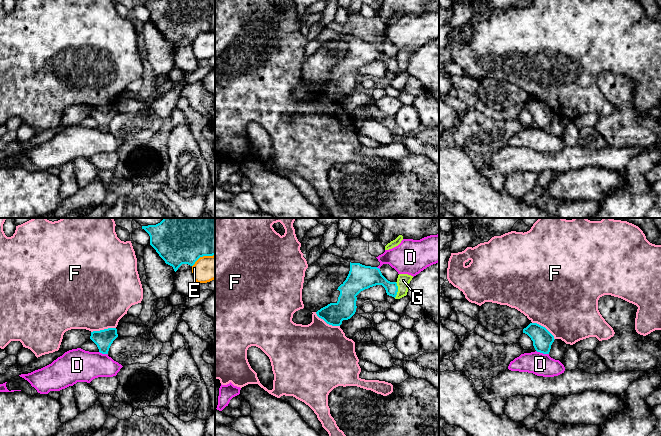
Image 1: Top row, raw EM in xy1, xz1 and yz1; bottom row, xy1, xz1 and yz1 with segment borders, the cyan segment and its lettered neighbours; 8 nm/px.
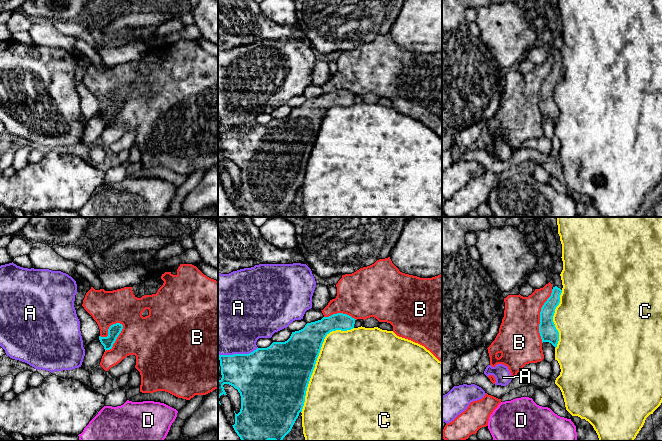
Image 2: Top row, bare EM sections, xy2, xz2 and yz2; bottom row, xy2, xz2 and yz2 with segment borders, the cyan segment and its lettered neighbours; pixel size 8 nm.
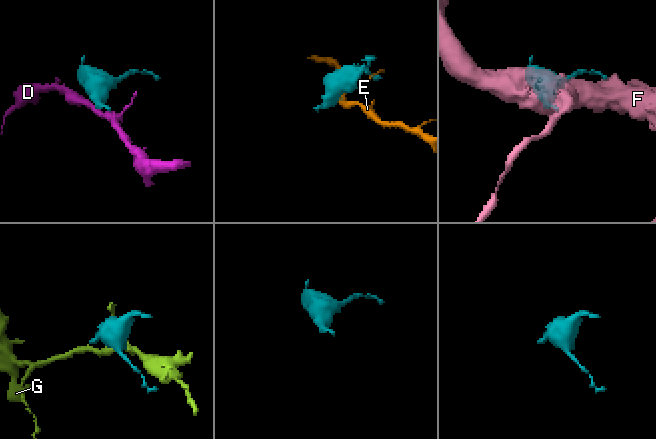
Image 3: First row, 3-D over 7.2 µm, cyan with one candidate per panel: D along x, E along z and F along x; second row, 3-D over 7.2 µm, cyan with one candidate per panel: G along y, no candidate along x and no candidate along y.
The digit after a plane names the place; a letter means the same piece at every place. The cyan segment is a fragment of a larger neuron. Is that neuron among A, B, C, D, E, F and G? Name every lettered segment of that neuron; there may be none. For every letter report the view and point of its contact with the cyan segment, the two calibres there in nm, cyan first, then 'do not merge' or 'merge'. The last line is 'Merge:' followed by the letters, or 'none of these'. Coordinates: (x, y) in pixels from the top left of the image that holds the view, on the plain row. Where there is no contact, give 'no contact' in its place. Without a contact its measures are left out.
A: contact xz2 (238, 130); calibres 420 and 480 nm; do not merge
B: contact xy2 (116, 114); calibres 100 and 340 nm; do not merge
C: contact xz2 (316, 136); calibres 420 and 500 nm; do not merge
D: contact yz1 (542, 128); calibres 160 and 180 nm; do not merge
E: contact xy1 (202, 32); calibres 320 and 200 nm; do not merge
F: contact xz1 (327, 99); calibres 180 and 500 nm; do not merge
G: contact xz1 (397, 66); calibres 160 and 110 nm; do not merge
Merge: none of these

